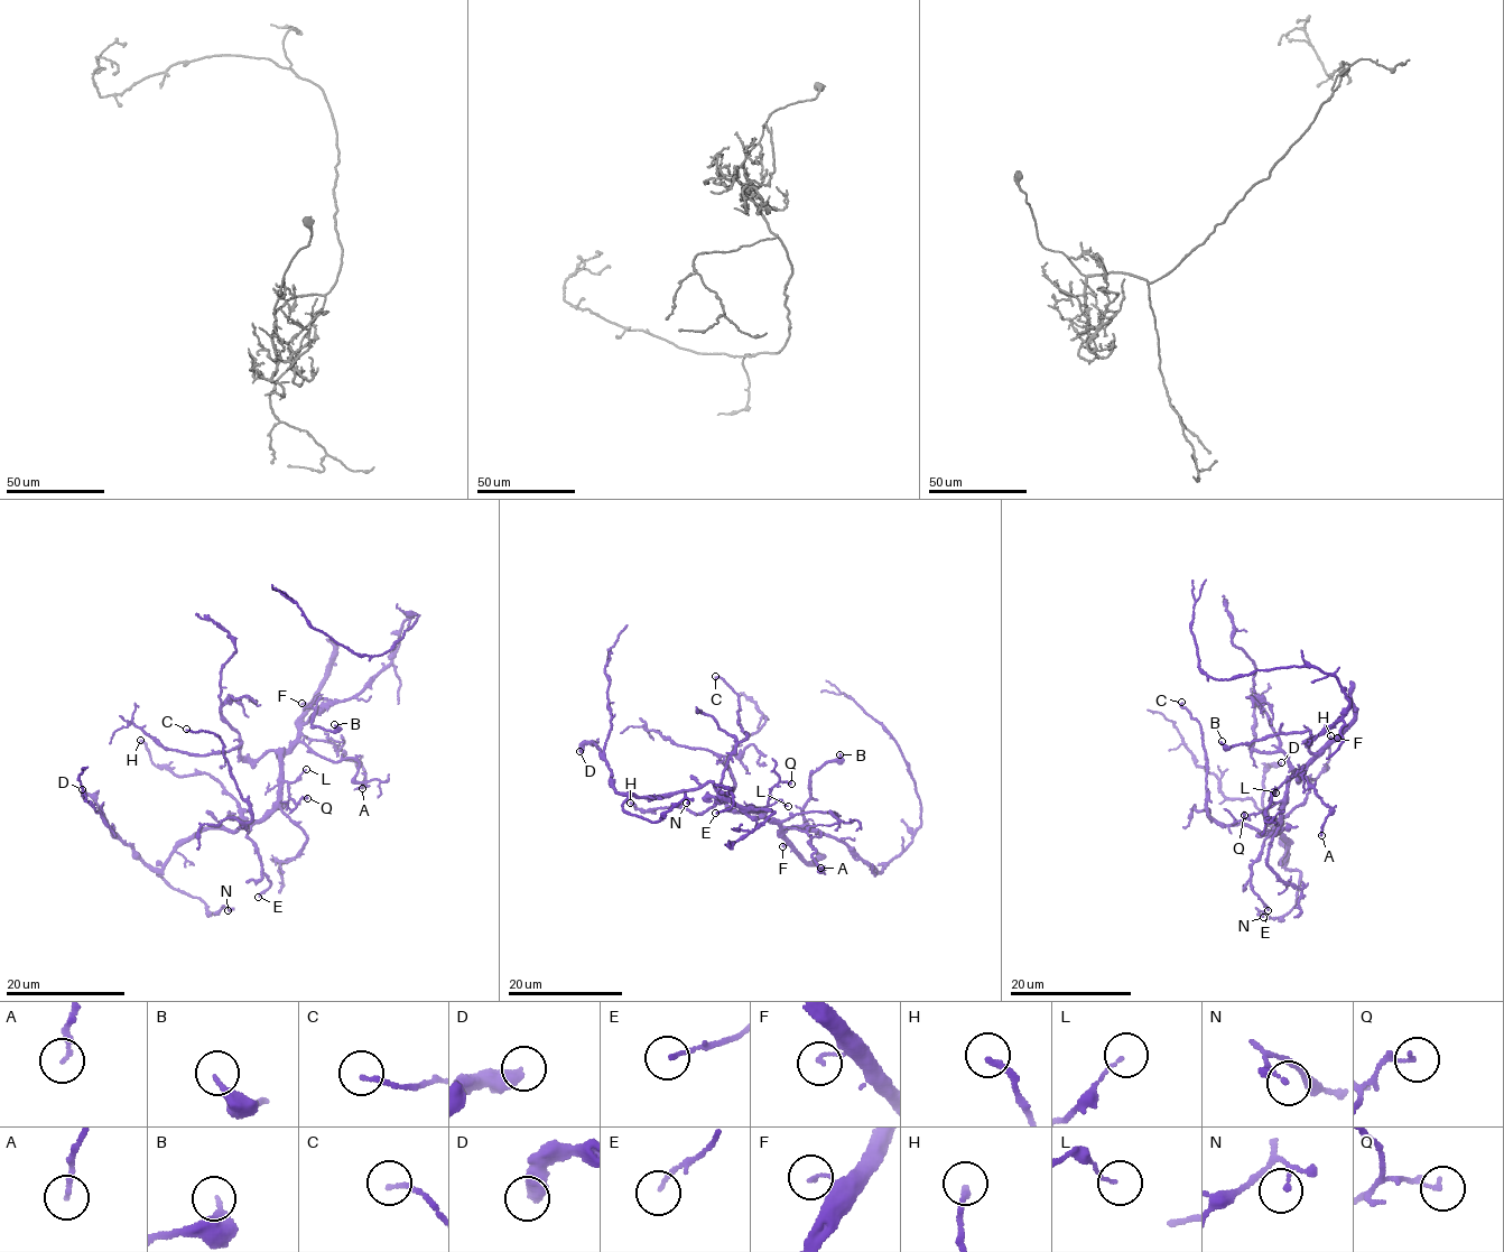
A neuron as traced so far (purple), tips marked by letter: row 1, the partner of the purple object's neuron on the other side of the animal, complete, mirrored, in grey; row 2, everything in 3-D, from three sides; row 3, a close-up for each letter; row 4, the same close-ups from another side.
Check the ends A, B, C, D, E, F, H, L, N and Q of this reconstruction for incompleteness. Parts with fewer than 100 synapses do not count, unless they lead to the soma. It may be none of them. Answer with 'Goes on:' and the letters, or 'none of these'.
Goes on: none of these

